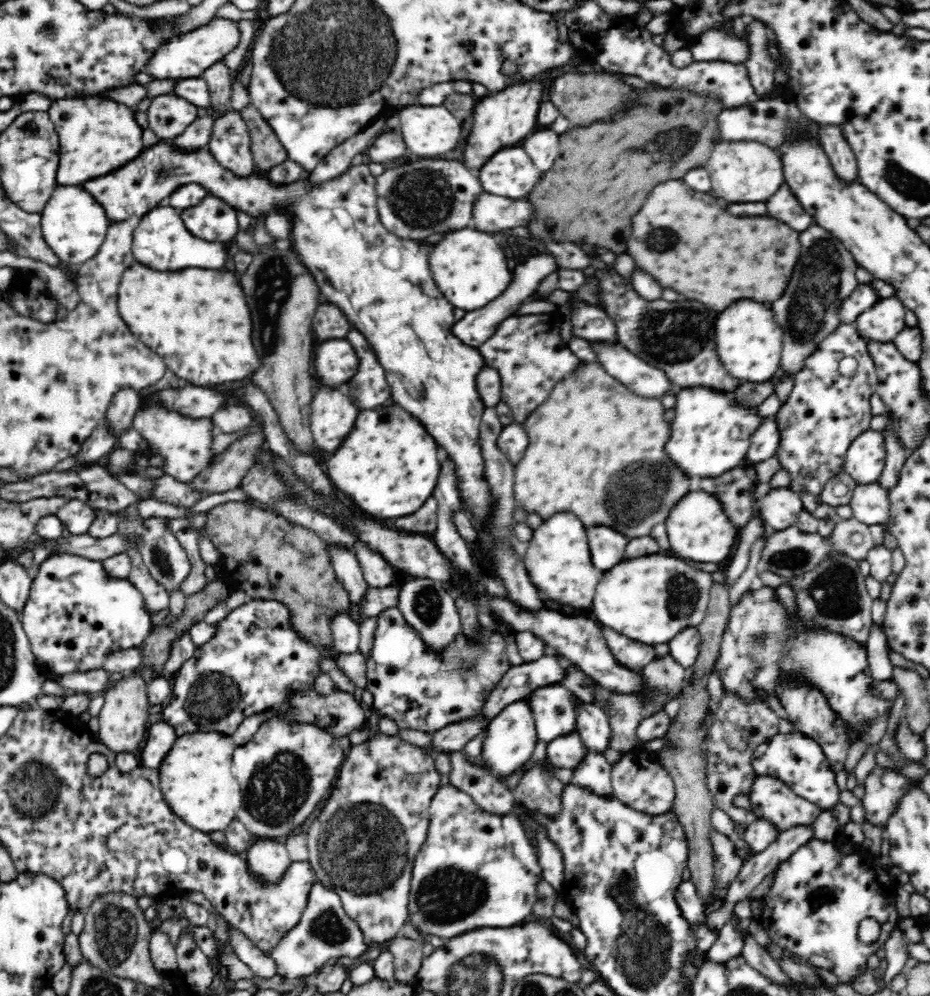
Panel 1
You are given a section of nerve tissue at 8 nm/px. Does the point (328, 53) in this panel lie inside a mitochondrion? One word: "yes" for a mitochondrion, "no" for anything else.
yes

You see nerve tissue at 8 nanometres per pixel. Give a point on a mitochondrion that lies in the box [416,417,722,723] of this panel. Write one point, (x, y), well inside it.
(632, 492)

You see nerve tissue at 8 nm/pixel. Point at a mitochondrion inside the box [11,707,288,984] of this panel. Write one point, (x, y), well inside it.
(115, 937)

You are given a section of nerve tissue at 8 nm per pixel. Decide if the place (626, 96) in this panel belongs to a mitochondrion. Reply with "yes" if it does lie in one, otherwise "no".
yes

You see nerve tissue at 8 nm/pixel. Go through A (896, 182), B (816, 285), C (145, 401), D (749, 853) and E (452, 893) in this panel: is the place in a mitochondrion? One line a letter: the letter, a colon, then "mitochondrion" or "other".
A: mitochondrion
B: mitochondrion
C: other
D: other
E: mitochondrion

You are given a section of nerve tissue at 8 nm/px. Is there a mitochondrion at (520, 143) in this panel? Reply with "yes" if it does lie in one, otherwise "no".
no

